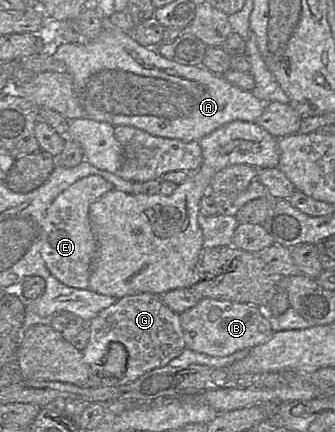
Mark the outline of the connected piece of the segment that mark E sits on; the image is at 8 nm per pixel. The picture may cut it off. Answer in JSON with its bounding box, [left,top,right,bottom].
[41,175,112,289]

